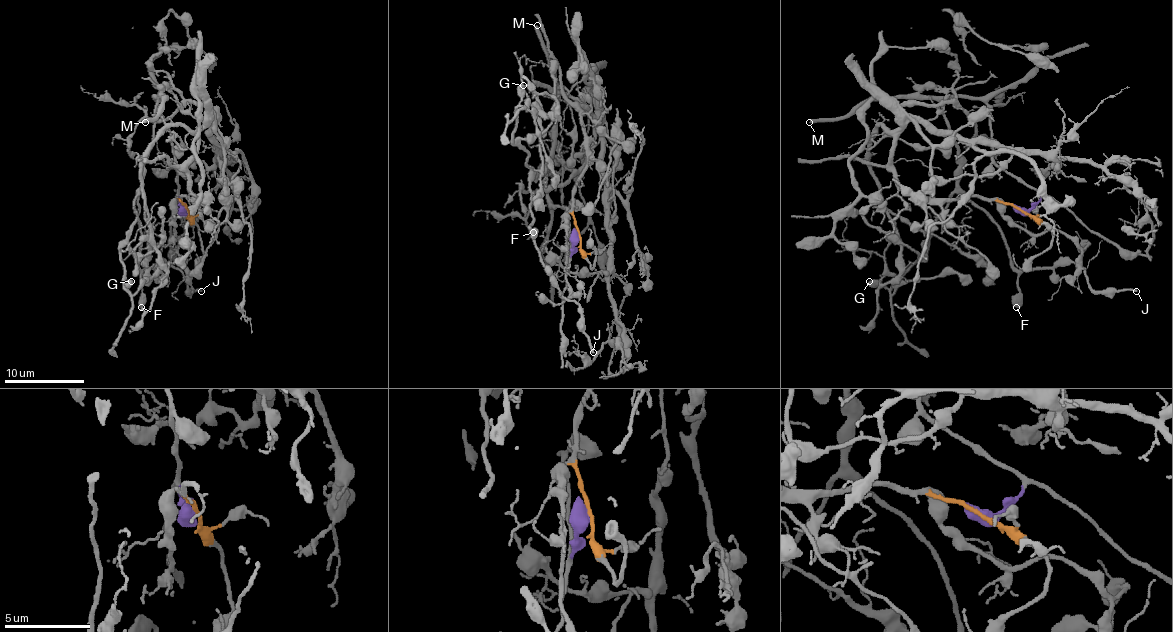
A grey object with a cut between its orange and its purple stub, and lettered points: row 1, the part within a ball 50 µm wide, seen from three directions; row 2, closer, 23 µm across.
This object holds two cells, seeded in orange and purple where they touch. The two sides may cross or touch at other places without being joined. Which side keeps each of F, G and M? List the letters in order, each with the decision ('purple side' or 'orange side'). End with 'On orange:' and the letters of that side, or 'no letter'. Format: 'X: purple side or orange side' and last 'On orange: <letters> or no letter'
F: purple side
G: purple side
M: purple side
On orange: no letter

